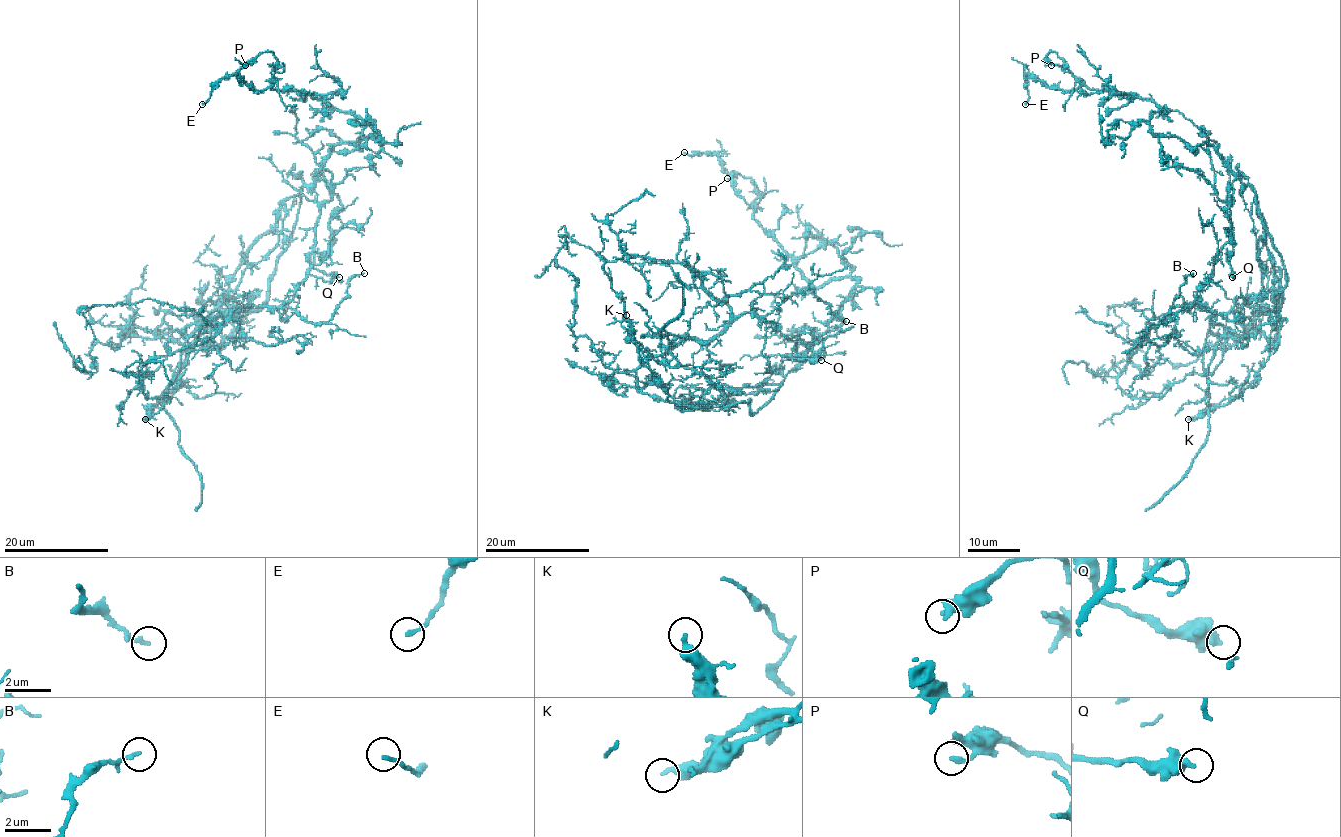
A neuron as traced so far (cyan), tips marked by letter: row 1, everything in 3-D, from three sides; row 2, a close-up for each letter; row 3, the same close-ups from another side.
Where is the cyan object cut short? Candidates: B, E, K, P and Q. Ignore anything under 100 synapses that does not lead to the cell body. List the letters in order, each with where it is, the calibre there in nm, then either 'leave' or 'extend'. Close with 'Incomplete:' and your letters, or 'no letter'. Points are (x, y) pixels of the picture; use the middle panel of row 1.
B: place (846, 321); calibre 170 nm; leave
E: place (684, 152); calibre 160 nm; leave
K: place (626, 315); calibre 360 nm; leave
P: place (727, 178); calibre 190 nm; leave
Q: place (821, 360); calibre 440 nm; leave
Incomplete: no letter

